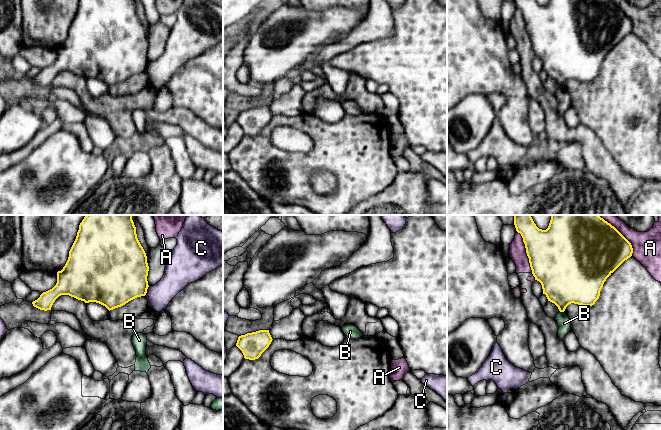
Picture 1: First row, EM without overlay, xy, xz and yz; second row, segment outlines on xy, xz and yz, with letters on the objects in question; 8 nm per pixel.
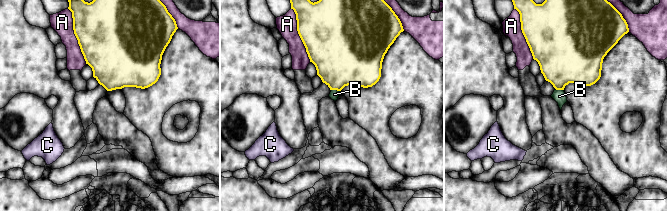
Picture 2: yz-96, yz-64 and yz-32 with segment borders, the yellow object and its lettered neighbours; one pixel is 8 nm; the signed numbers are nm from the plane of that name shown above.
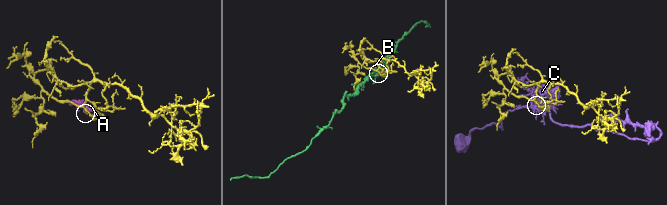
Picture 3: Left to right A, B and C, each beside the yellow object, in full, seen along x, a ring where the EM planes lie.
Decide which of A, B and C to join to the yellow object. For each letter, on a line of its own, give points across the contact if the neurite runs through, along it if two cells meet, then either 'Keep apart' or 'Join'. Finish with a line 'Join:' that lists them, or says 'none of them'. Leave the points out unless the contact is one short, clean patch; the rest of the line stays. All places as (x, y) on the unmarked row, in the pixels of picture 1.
A: Keep apart
B: Boundary: yz (560, 87), (563, 88). Keep apart
C: Keep apart
Join: none of them

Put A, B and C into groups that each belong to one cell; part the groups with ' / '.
A / B / C

